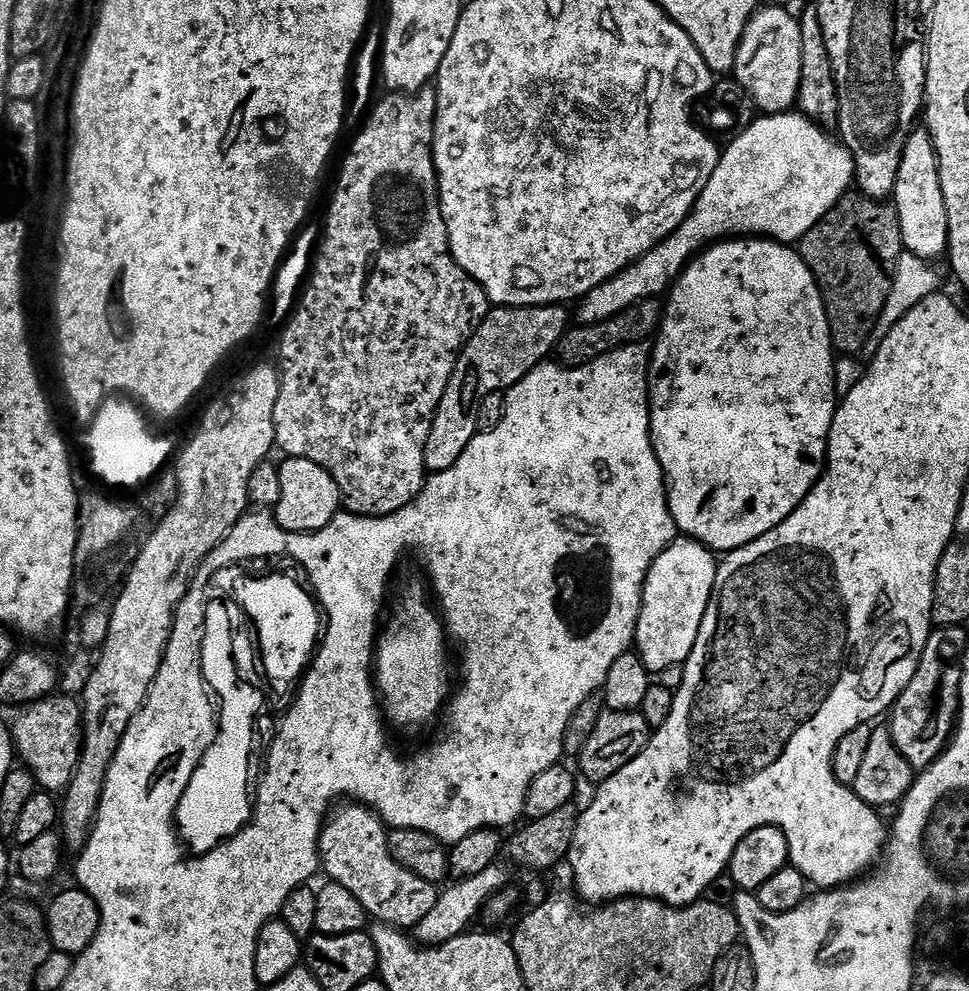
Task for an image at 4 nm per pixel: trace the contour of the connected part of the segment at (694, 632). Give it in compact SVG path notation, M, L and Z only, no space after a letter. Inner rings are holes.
M691 538L673 540L650 566L644 583L644 596L640 600L634 641L635 651L649 673L666 670L666 666L683 665L690 658L716 585L717 567L718 560L712 549Z

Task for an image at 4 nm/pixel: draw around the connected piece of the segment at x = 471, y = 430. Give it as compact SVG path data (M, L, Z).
M545 304L534 308L506 308L496 306L489 311L488 316L478 325L476 331L467 340L454 366L454 374L442 394L442 402L436 411L434 422L430 426L430 438L426 438L426 454L424 466L429 473L435 474L450 470L458 458L470 446L478 431L478 410L482 402L492 392L504 392L513 388L530 370L545 363L555 353L556 344L564 337L570 327L569 309L555 304Z

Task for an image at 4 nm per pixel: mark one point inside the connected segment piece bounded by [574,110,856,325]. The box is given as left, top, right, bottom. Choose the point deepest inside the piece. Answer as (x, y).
(782, 175)

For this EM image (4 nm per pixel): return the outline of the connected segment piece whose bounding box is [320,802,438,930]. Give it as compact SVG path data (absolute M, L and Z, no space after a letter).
M348 802L340 807L327 817L324 828L320 832L320 866L323 875L328 875L326 877L329 881L344 886L354 894L354 898L362 904L373 921L391 924L401 930L415 929L416 924L422 922L422 918L426 918L426 914L430 914L430 910L435 906L438 895L437 885L410 874L410 870L394 862L388 849L389 829L371 808L355 802Z

